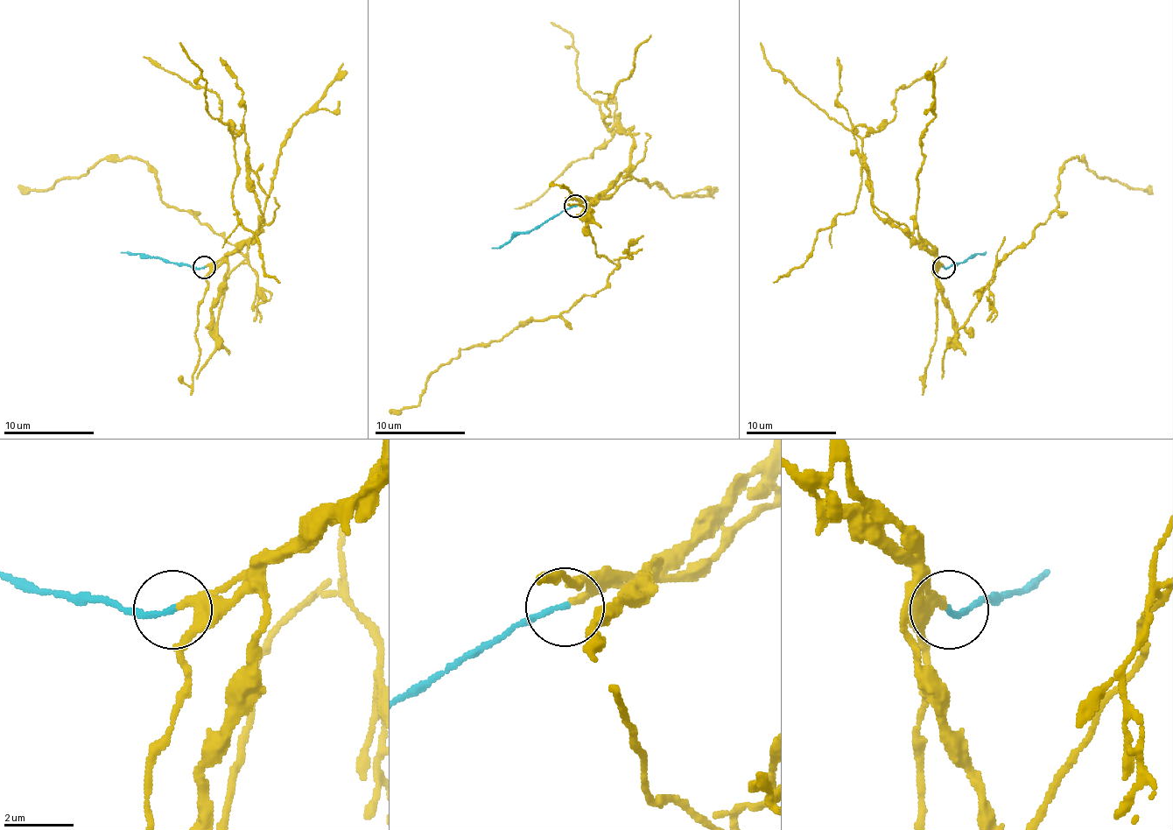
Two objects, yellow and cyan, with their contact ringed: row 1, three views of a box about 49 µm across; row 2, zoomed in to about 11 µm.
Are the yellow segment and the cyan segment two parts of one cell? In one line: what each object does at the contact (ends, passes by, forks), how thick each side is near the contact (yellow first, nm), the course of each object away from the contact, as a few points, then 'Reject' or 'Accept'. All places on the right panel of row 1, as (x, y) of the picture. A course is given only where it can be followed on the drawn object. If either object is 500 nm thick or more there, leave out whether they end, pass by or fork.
At the ring yellow ends. At the ring cyan ends. Thickness 280 nm (yellow) against 150 nm. Course of yellow: (942, 268), (933, 265), (936, 288), (960, 326), (992, 270), (1057, 207), (1069, 159), (1149, 186). Course of cyan: (944, 268), (985, 251). Reject

